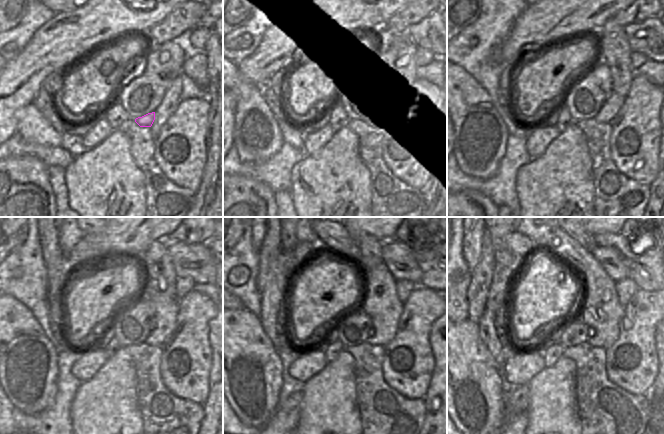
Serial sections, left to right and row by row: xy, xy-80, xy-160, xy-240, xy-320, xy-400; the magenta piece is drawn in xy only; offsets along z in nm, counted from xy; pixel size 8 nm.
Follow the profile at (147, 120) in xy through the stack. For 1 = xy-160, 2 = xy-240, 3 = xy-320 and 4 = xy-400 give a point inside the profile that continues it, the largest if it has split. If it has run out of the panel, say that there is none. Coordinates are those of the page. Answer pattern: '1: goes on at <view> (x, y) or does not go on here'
1: goes on at xy-160 (614, 102)
2: goes on at xy-240 (166, 312)
3: goes on at xy-320 (379, 302)
4: goes on at xy-400 (600, 310)

